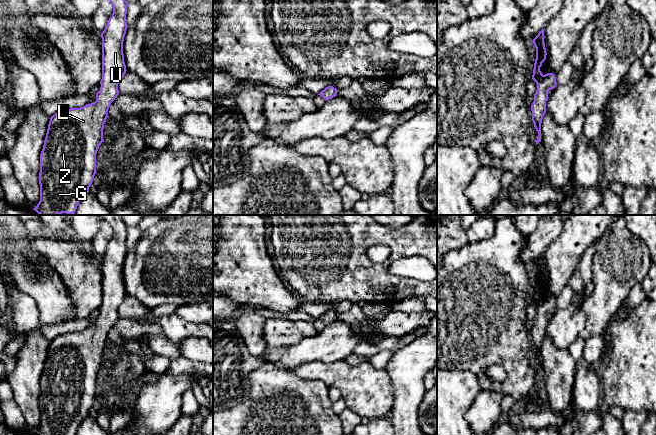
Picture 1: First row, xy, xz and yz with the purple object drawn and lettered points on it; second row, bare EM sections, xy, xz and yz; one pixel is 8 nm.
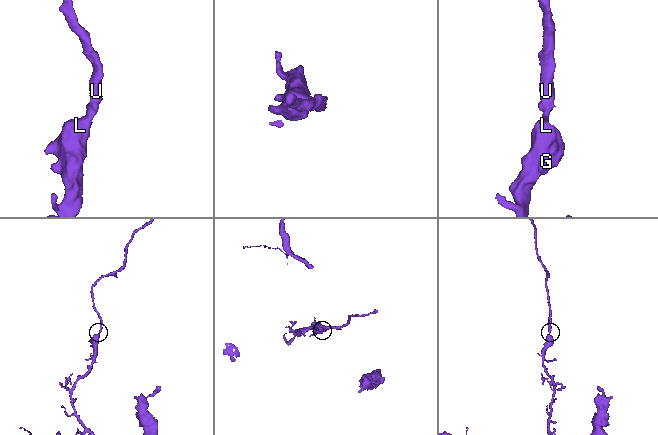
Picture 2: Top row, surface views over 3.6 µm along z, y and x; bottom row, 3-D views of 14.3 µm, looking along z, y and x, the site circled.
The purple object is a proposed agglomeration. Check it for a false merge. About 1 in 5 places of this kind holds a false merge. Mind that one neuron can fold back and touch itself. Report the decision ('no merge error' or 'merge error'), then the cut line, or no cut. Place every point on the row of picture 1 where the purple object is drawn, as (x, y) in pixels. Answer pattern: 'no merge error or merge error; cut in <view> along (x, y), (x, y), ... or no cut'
no merge error; no cut

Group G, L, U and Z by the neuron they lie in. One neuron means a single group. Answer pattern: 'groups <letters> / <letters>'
groups G L U Z

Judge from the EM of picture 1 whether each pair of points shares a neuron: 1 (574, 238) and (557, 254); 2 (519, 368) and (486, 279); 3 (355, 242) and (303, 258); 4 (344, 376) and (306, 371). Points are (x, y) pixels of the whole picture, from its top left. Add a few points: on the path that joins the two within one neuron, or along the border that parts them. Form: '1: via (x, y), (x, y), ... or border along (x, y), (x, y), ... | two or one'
1: via (570, 242), (561, 251) | one
2: via (509, 346), (486, 323), (486, 301) | one
3: via (342, 242), (324, 242), (316, 250) | one
4: via (335, 374), (315, 371) | one

